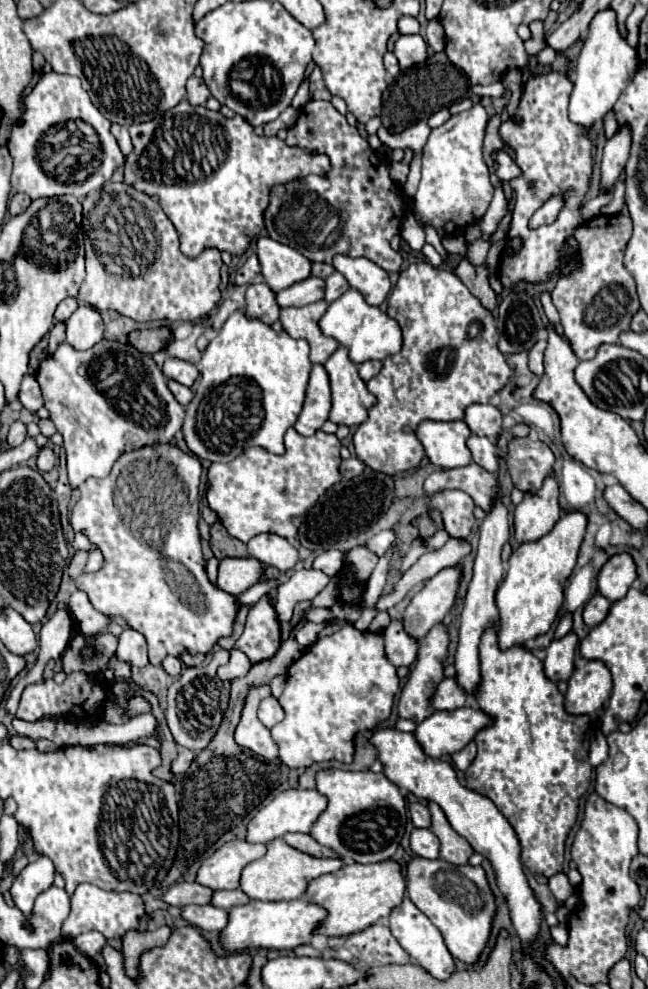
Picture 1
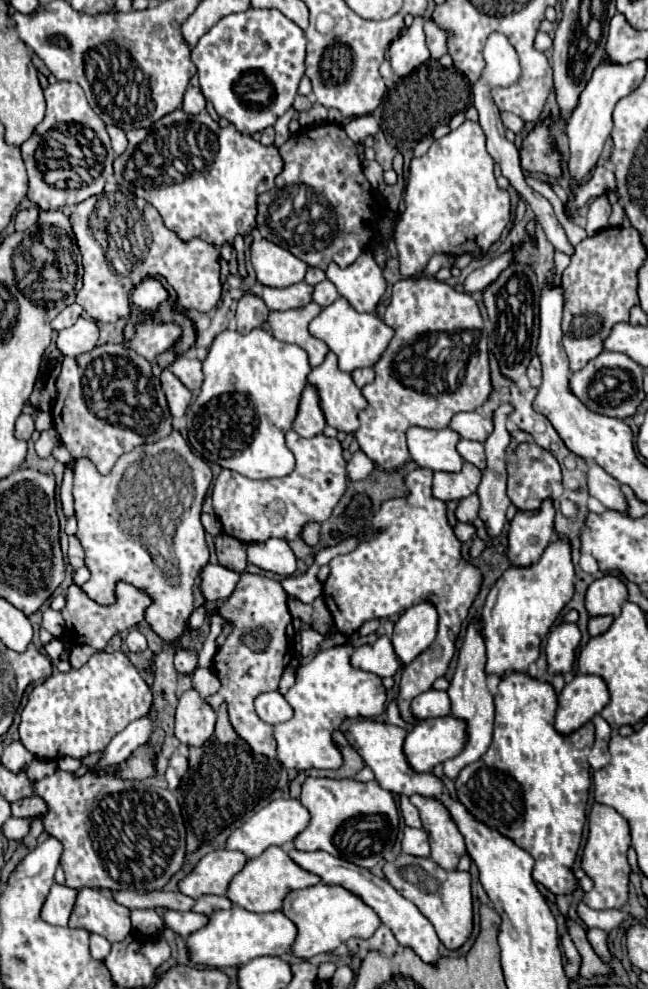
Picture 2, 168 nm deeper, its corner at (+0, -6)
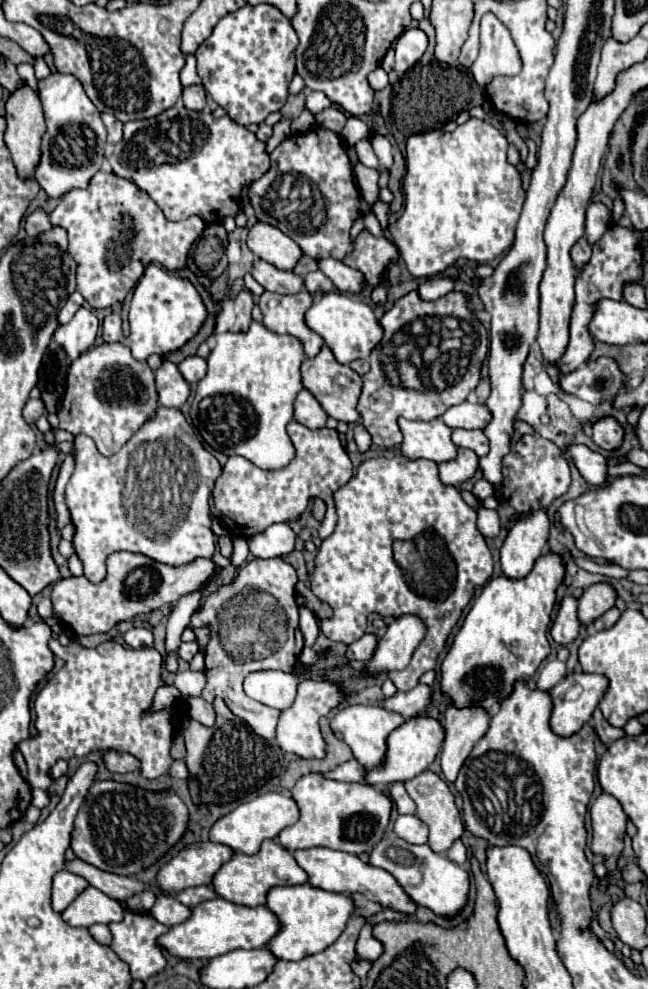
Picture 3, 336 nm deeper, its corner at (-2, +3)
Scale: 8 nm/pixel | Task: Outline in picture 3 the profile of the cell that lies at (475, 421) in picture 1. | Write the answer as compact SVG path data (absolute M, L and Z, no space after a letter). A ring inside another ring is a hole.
M470 402L450 406L442 414L442 422L450 428L466 428L466 430L480 428L482 430L490 420L492 420L492 414L484 404L470 404Z

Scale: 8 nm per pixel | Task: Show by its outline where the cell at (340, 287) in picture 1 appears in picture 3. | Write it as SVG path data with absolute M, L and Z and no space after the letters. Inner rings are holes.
M314 270L314 272L310 272L306 278L304 278L304 288L310 292L310 294L314 294L314 292L330 292L334 286L332 286L332 282L328 280L328 276L326 274L322 274L320 270Z

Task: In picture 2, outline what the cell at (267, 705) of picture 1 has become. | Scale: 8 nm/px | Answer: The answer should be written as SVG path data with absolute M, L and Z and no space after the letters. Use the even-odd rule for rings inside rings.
M278 691L258 695L254 705L256 705L258 717L268 725L278 725L278 723L284 723L284 721L292 719L290 705L286 703L286 699Z

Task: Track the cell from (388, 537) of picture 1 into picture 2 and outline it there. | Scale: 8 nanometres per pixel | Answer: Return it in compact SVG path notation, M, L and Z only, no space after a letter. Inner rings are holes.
M416 469L412 473L406 475L406 485L410 489L410 495L406 499L392 499L382 503L380 511L372 517L370 527L368 529L384 529L382 533L376 535L374 541L370 543L362 543L358 545L352 553L348 555L338 555L330 561L330 577L324 583L324 601L332 613L332 619L338 627L340 633L350 635L352 631L358 631L360 625L372 617L390 617L394 613L402 613L406 607L410 607L412 603L420 603L430 599L436 607L438 607L438 635L434 639L434 643L420 653L420 657L416 657L410 665L404 667L402 671L402 681L400 681L400 691L398 691L398 711L402 715L402 719L406 723L420 723L418 719L414 719L410 703L414 697L418 697L420 693L428 691L432 687L432 683L442 677L448 669L448 663L456 651L454 641L458 637L460 625L468 615L468 609L480 589L480 581L482 575L476 567L468 565L466 561L460 559L460 541L454 537L452 527L448 525L446 519L446 505L438 499L432 497L430 487L432 487L432 471L430 469Z

